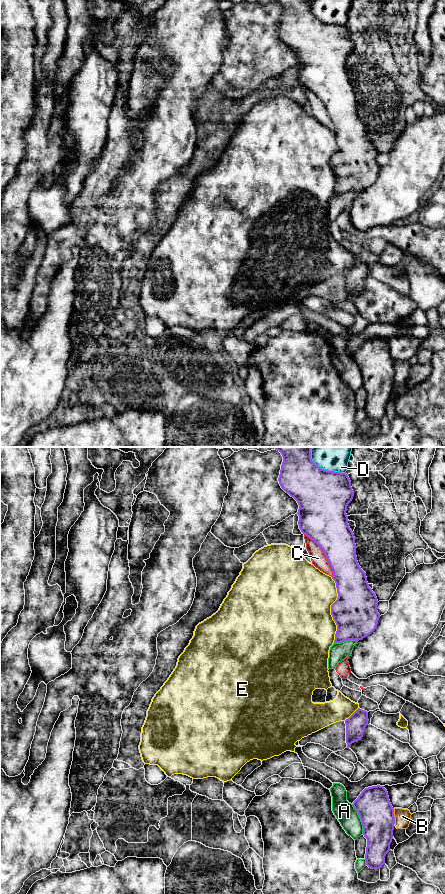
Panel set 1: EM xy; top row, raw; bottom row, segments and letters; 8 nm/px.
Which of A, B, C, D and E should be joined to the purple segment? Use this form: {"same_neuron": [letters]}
{"same_neuron": ["C"]}

